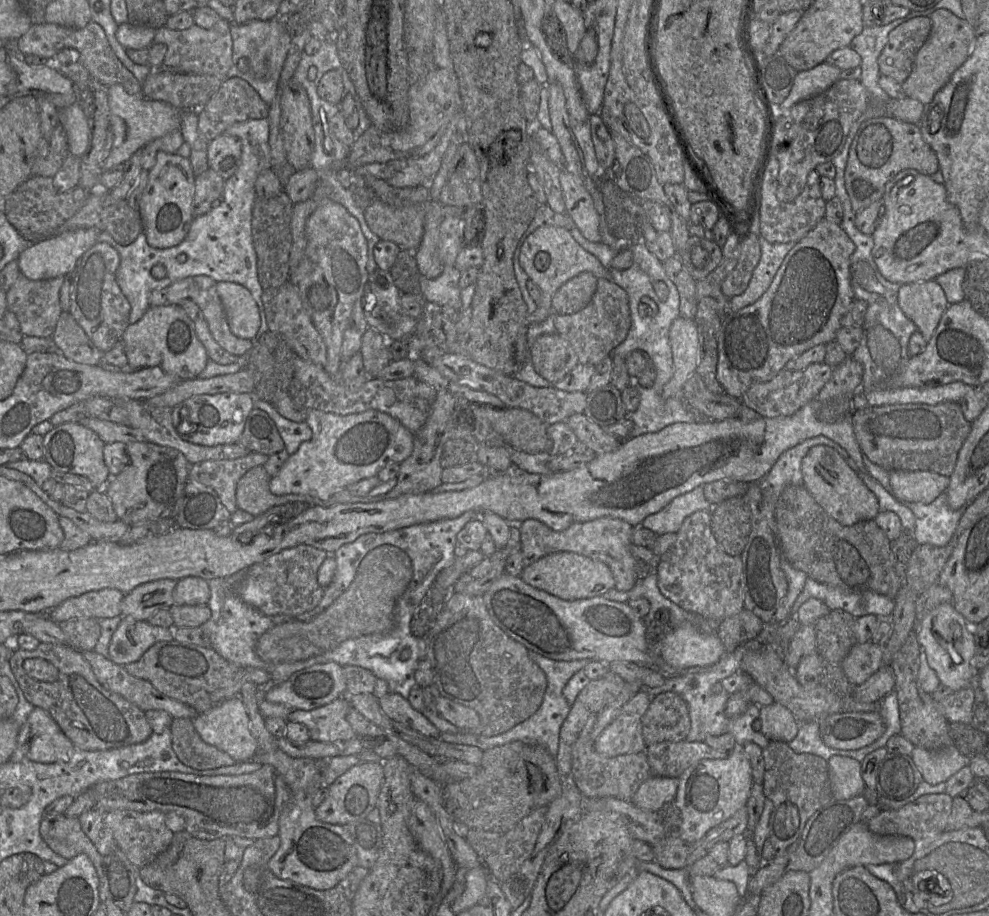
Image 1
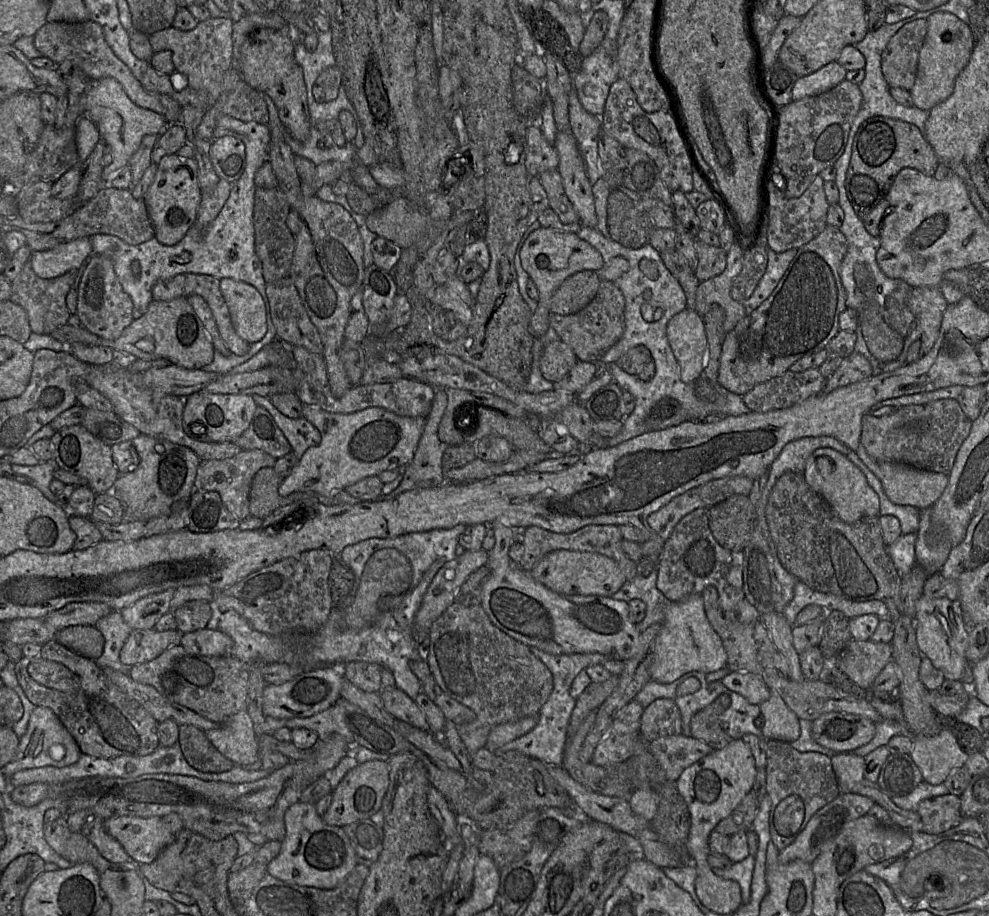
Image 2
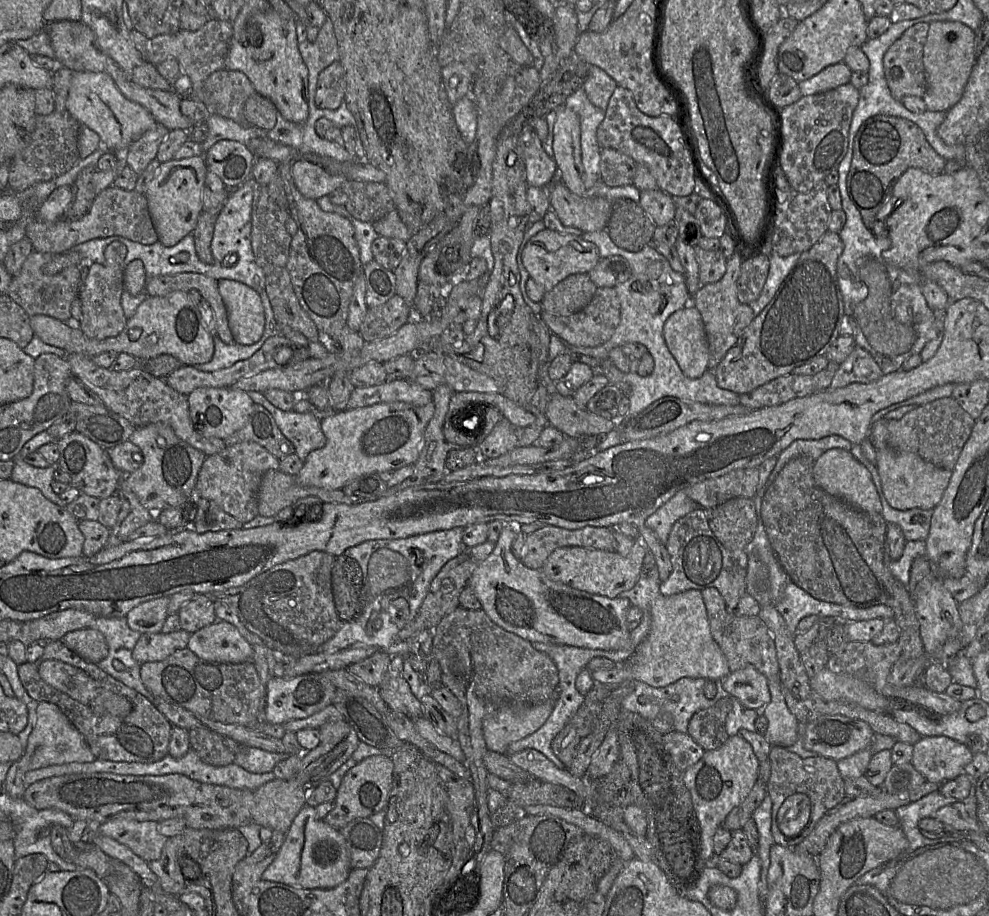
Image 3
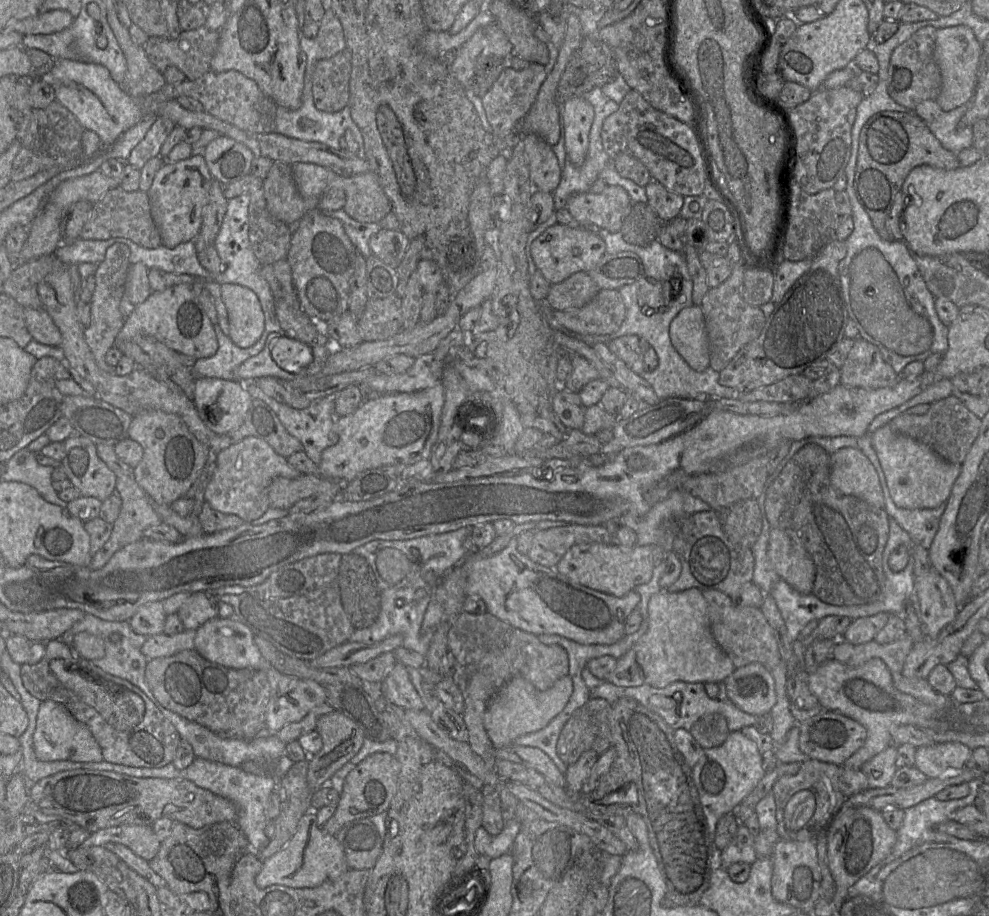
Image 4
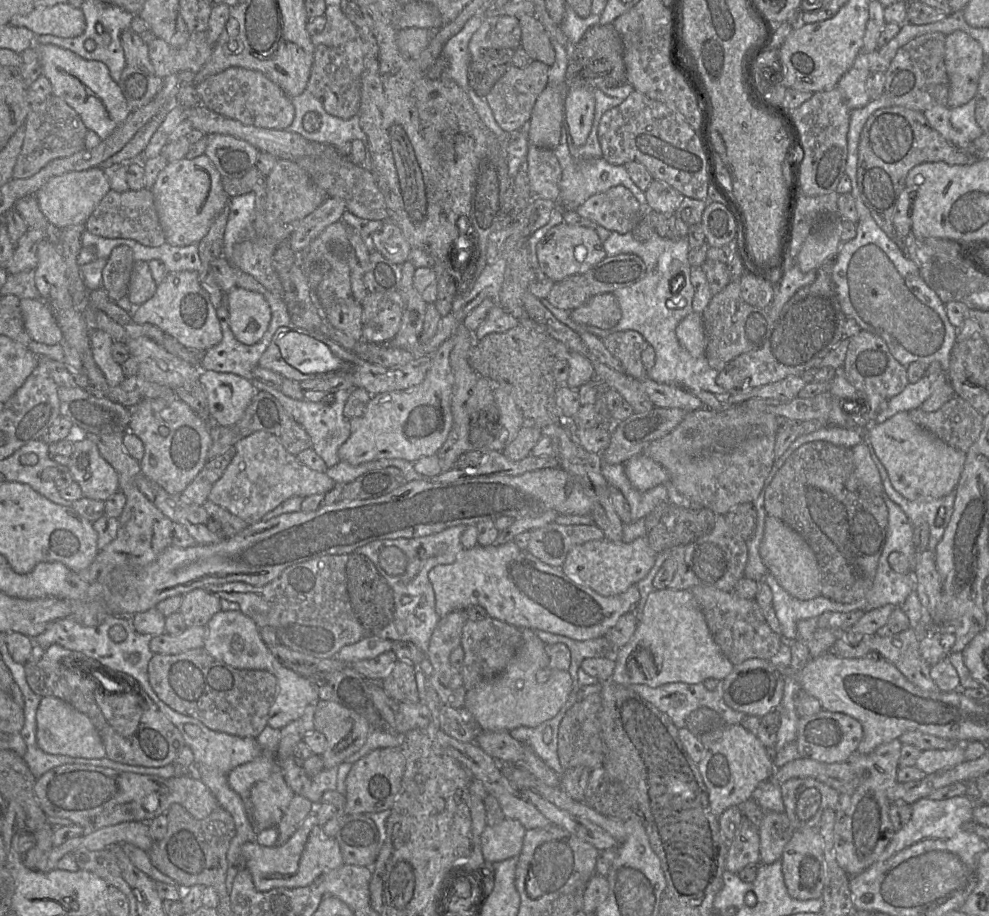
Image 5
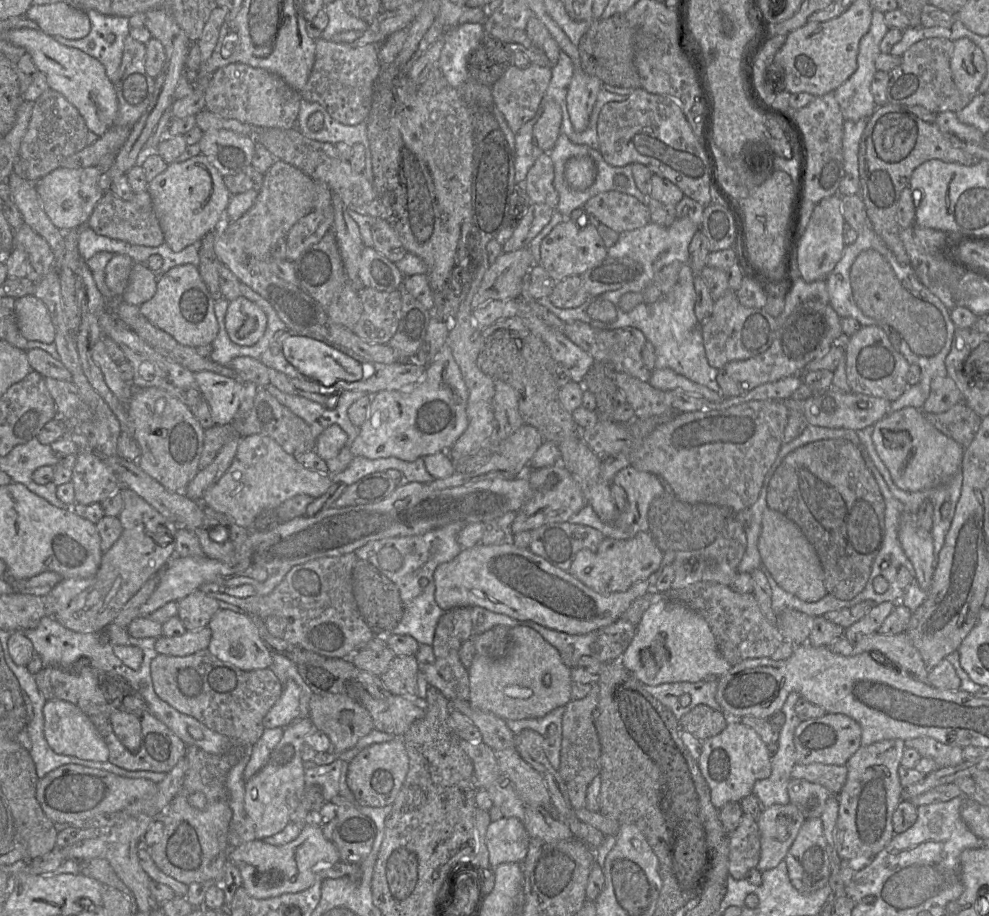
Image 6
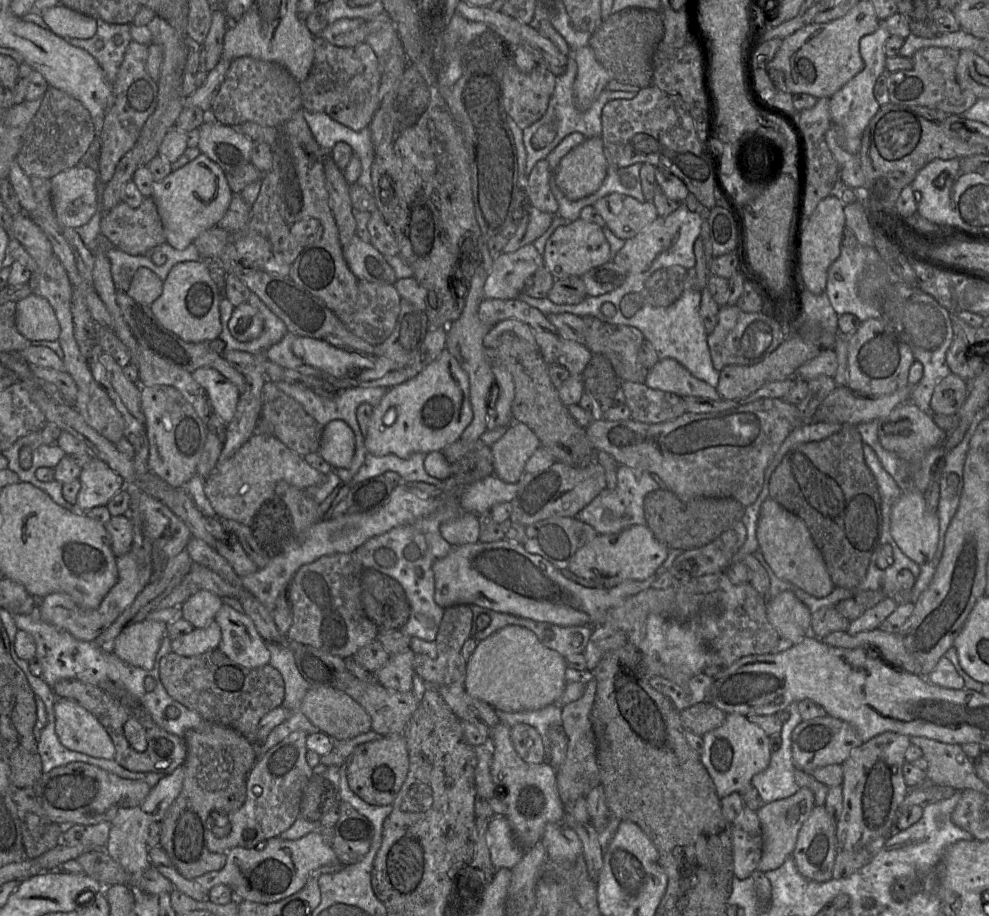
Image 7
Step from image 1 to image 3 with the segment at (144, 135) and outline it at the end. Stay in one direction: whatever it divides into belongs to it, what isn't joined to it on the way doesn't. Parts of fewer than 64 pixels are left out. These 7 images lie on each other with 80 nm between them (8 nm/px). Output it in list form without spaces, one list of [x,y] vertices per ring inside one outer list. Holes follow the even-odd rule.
[[[73,71],[66,110],[81,125],[94,130],[100,137],[101,145],[116,156],[116,165],[113,169],[94,171],[92,185],[96,194],[112,187],[116,176],[127,165],[127,148],[157,124],[155,118],[142,105],[128,99],[117,87],[113,78],[105,72]]]

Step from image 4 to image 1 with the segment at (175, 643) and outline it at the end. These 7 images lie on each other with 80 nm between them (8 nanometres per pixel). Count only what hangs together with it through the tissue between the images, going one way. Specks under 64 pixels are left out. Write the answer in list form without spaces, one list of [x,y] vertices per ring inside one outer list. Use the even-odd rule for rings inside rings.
[[[122,616],[111,637],[107,658],[124,667],[139,660],[155,643],[173,640],[173,630],[174,627],[153,626],[147,621]]]

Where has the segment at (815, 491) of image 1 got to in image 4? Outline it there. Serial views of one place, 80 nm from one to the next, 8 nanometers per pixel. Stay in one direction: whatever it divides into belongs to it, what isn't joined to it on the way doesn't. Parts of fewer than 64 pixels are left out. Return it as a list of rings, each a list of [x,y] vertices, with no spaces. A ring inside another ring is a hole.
[[[858,448],[839,449],[831,458],[831,484],[844,495],[855,496],[884,509],[883,492],[878,474],[865,454]]]

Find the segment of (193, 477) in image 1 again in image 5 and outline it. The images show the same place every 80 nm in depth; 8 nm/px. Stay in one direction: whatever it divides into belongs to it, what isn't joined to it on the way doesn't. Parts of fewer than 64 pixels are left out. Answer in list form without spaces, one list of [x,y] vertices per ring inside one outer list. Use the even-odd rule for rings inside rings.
[[[255,432],[235,445],[235,455],[208,495],[208,502],[241,518],[248,525],[260,522],[286,500],[331,491],[335,482],[326,473],[301,465],[279,440],[266,432]]]

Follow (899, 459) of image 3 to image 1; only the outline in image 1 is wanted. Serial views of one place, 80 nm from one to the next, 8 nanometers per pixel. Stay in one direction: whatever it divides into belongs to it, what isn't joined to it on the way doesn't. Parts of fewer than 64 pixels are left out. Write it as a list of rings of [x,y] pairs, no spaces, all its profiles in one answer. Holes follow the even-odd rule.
[[[889,471],[890,493],[902,503],[931,503],[946,491],[949,480],[930,471]]]

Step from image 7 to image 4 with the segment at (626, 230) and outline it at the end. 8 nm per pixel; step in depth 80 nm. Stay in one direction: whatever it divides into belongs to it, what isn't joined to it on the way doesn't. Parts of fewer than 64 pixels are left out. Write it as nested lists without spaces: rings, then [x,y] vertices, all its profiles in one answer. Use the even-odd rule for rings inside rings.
[[[608,186],[600,193],[572,195],[565,205],[578,223],[594,224],[611,233],[620,231],[632,200],[621,186]]]

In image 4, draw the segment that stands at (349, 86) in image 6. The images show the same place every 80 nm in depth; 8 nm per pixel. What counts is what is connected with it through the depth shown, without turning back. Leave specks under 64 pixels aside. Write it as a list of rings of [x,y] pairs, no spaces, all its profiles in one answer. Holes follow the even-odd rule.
[[[348,49],[317,62],[313,78],[315,106],[328,113],[347,107],[350,98],[351,52]]]

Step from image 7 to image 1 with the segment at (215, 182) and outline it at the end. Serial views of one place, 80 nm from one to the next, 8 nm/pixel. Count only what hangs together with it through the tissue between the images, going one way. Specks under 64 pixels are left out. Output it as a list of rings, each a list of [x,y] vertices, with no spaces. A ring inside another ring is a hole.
[[[157,153],[156,163],[148,171],[148,182],[138,205],[143,234],[151,247],[170,248],[178,245],[186,236],[194,218],[195,177],[189,158]]]

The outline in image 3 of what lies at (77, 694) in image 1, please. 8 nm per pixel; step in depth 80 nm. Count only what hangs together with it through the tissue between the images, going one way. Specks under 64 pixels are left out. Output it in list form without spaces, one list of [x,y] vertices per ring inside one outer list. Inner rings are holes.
[[[50,640],[44,642],[43,646],[43,655],[38,660],[32,663],[26,661],[18,665],[17,672],[19,679],[32,699],[37,702],[53,703],[61,709],[69,721],[83,735],[96,758],[116,762],[153,763],[169,754],[169,741],[173,725],[146,697],[104,672],[97,664],[88,662],[80,657],[70,650],[62,640]],[[50,659],[60,660],[77,667],[100,682],[107,690],[125,696],[132,703],[132,711],[125,717],[97,714],[90,707],[48,685],[40,677],[38,669],[41,662]]]

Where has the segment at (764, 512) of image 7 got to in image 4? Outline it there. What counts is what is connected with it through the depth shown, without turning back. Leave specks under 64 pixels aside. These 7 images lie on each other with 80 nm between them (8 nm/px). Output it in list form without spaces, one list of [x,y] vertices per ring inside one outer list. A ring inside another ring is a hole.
[[[771,528],[767,556],[778,577],[801,594],[811,594],[815,579],[815,565],[797,538]]]

